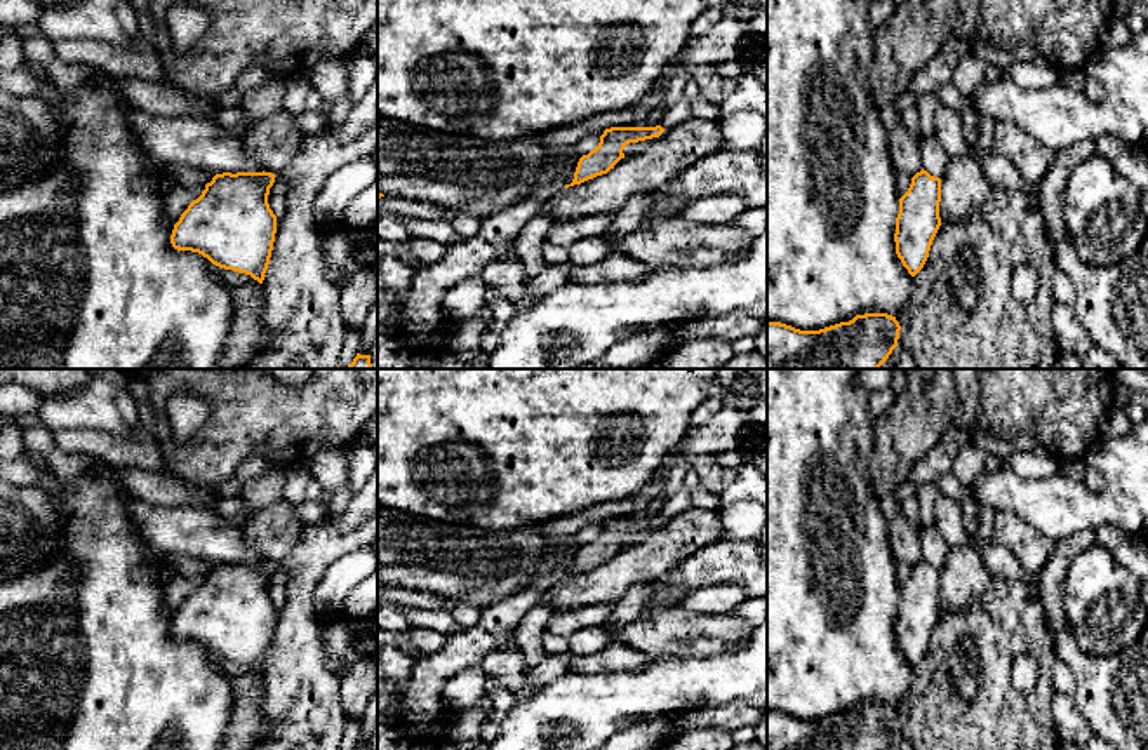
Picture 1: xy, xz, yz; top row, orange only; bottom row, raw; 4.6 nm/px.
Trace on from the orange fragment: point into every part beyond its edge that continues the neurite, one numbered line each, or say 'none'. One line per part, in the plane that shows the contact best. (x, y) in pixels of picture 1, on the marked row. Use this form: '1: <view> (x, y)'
none

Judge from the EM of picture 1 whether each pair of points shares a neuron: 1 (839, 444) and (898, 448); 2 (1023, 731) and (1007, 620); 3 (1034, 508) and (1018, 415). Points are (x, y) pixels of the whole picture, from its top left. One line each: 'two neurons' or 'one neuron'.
1: two neurons
2: one neuron
3: two neurons

